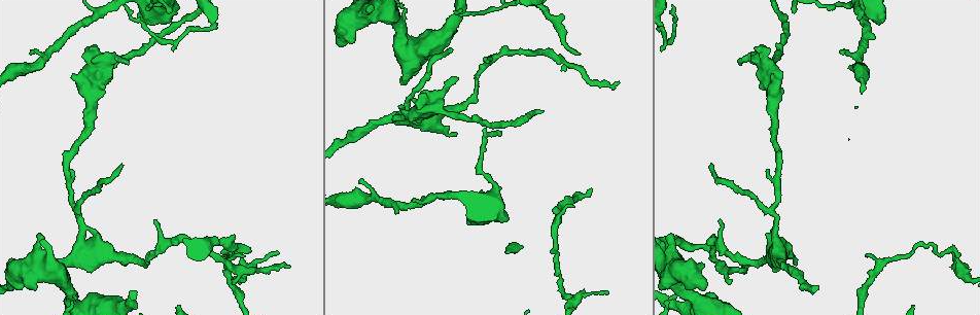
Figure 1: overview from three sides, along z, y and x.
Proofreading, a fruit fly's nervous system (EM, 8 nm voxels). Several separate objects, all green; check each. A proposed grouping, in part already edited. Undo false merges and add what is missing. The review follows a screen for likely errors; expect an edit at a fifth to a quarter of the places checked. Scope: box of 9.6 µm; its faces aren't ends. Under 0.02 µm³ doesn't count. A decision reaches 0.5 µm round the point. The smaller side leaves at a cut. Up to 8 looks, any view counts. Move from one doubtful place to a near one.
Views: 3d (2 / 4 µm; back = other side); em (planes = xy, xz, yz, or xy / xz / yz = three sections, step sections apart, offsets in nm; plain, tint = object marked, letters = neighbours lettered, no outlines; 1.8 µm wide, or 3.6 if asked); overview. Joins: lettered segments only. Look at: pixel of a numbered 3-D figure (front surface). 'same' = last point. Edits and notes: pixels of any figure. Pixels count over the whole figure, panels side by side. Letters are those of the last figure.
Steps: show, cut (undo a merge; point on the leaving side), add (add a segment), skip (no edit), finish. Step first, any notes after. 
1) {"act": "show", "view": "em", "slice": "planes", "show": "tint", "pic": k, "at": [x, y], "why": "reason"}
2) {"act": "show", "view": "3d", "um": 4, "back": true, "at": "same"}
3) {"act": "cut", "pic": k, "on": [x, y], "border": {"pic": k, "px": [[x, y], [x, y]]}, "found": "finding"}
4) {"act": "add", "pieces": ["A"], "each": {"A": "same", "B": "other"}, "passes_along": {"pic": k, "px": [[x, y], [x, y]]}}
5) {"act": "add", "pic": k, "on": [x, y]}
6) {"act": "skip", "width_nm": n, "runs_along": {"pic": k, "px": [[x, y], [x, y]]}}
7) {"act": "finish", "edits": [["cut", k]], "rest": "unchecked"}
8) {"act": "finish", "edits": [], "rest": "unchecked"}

{"act": "show", "view": "3d", "um": 4, "pic": 1, "at": [839, 51], "why": "branch stops here"}

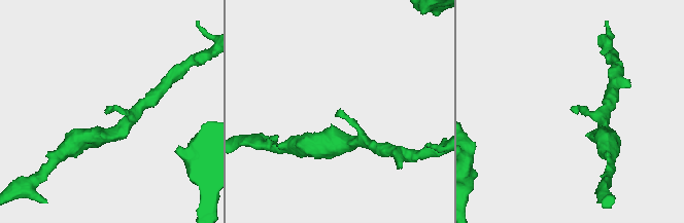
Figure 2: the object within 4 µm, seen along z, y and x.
{"act": "show", "view": "em", "slice": "planes", "show": "plain", "pic": 2, "at": [573, 111], "why": "need the tissue"}

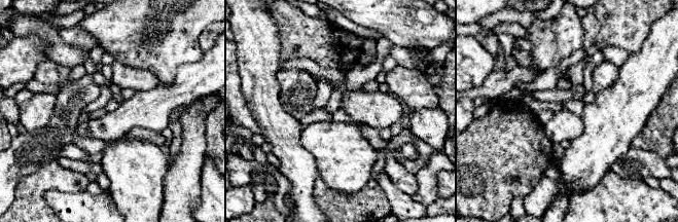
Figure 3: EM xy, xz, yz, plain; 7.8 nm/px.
{"act": "show", "view": "em", "slice": "planes", "show": "letters", "at": "same", "why": "see the neighbours"}

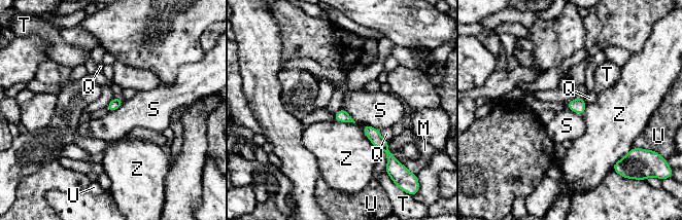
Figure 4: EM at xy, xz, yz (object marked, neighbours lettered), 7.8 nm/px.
{"act": "skip", "each": {"M": "other", "Q": "other", "S": "other", "T": "other", "U": "other", "Z": "other"}, "border": {"pic": 4, "px": [[124, 100], [116, 109], [108, 112]]}, "found": "none of them fits"}

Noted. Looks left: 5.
{"act": "show", "view": "em", "slice": "yz", "step": 16, "show": "tint", "pic": 1, "at": [579, 55], "why": "tapers out"}

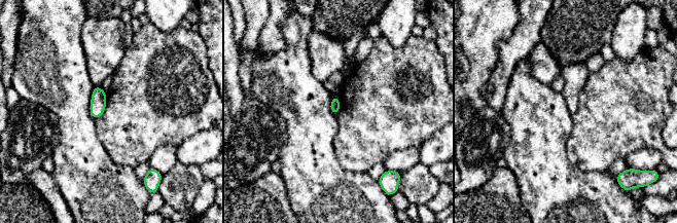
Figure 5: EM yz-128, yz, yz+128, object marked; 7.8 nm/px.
{"act": "show", "view": "em", "slice": "planes", "show": "letters", "at": "same"}

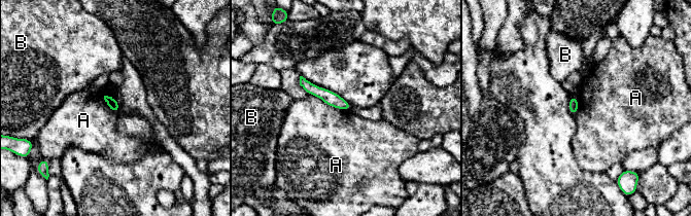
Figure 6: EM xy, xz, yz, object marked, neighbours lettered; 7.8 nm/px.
{"act": "skip", "width_nm": 80, "each": {"A": "other", "B": "other"}, "found": "none of them fits"}

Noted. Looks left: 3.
{"act": "show", "view": "em", "slice": "planes", "show": "letters", "pic": 1, "at": [917, 245], "why": "sharp bend"}

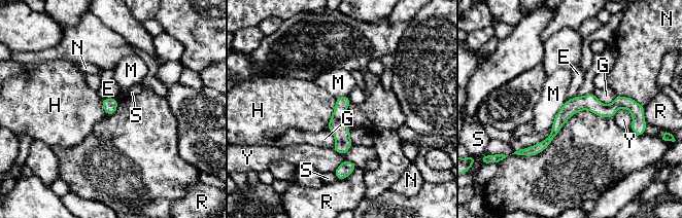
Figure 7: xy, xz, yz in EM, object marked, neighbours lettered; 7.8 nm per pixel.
{"act": "skip", "longest_contact_nm": ["M", 280], "each": {"E": "other", "G": "other", "H": "other", "M": "other", "N": "other", "R": "other", "S": "other", "Y": "other"}, "border": {"pic": 7, "px": [[336, 98], [336, 104], [327, 128]]}, "found": "all the same neuron"}

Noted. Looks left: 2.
{"act": "finish", "edits": [], "rest": "unchecked"}

